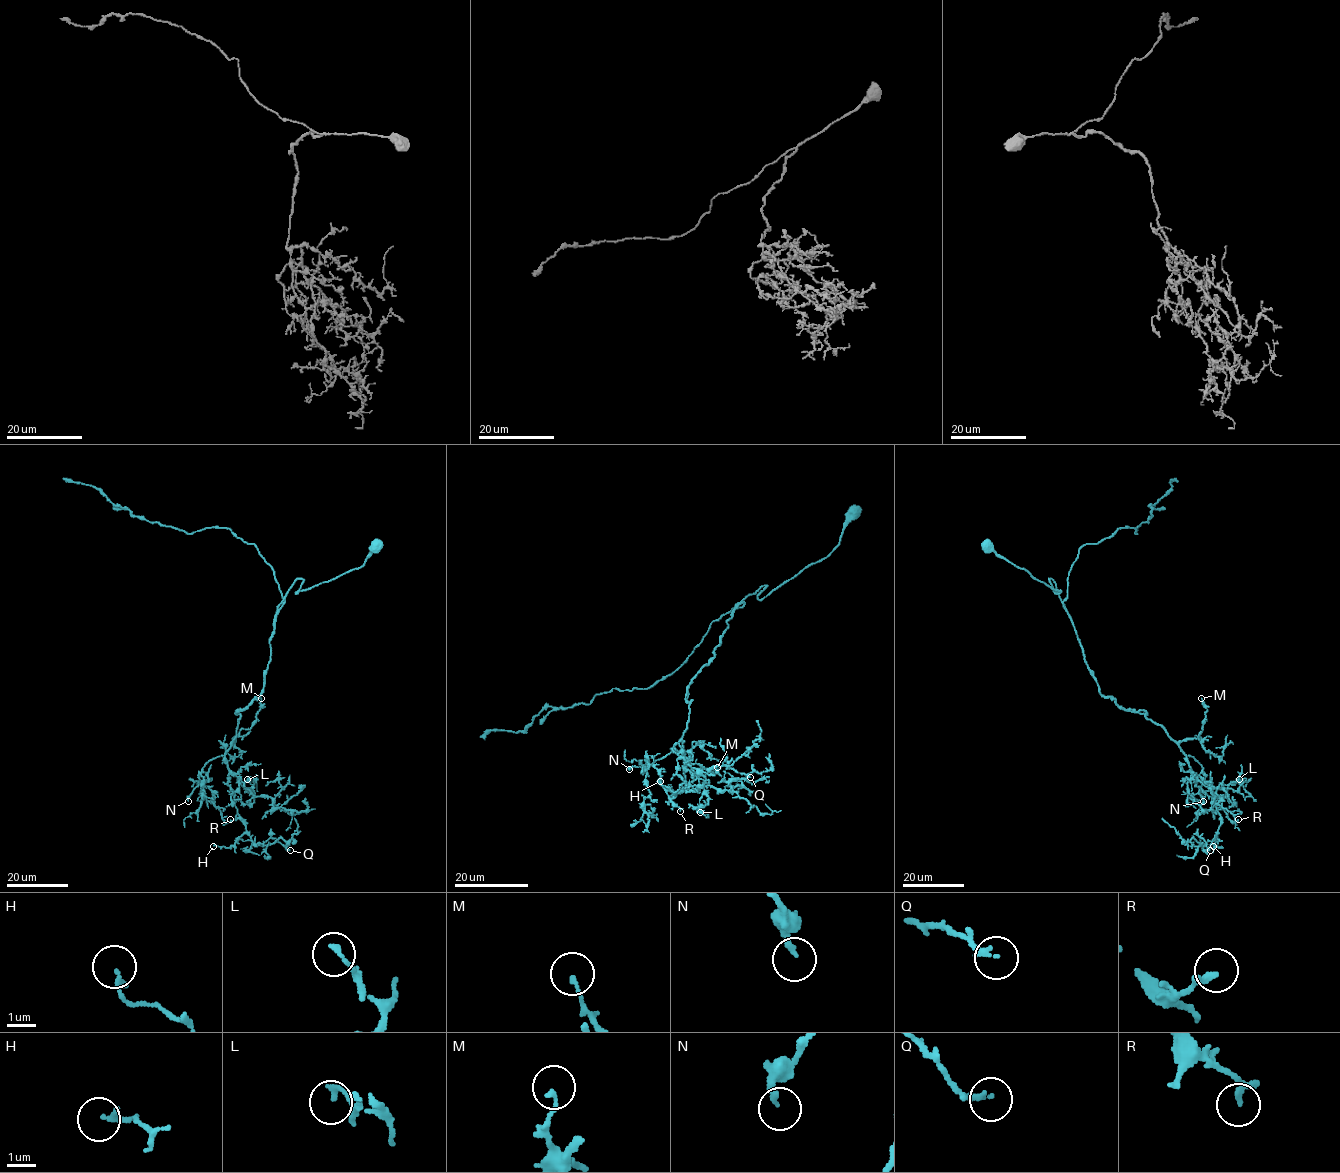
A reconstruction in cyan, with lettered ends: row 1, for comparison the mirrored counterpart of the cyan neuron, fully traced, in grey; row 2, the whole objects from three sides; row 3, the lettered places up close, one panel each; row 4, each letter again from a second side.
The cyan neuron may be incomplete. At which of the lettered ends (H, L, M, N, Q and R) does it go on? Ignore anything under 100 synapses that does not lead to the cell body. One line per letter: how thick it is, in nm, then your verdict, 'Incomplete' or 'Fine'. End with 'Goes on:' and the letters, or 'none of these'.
H: Thickness 170 nm. Fine
L: Thickness 170 nm. Fine
M: Thickness 130 nm. Fine
N: Thickness 190 nm. Fine
Q: Thickness 190 nm. Fine
R: Thickness 220 nm. Fine
Goes on: none of these

